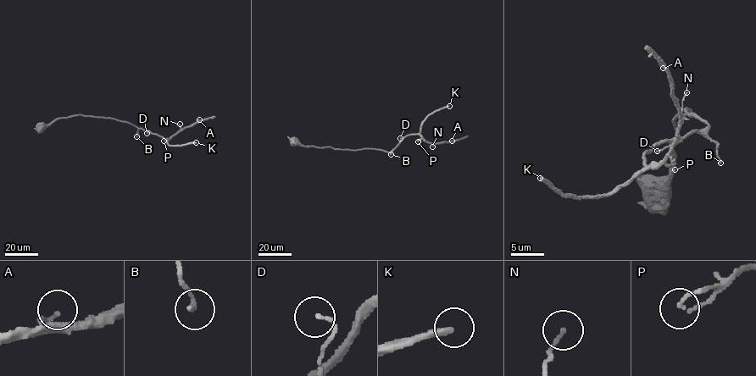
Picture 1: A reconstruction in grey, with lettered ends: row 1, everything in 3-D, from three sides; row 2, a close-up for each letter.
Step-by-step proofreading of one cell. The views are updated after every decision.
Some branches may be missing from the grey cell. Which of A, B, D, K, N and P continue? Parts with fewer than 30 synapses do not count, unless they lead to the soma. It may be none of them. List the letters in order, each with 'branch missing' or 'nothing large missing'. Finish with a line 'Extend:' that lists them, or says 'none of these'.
A: nothing large missing
B: nothing large missing
D: nothing large missing
K: branch missing
N: nothing large missing
P: nothing large missing
Extend: K

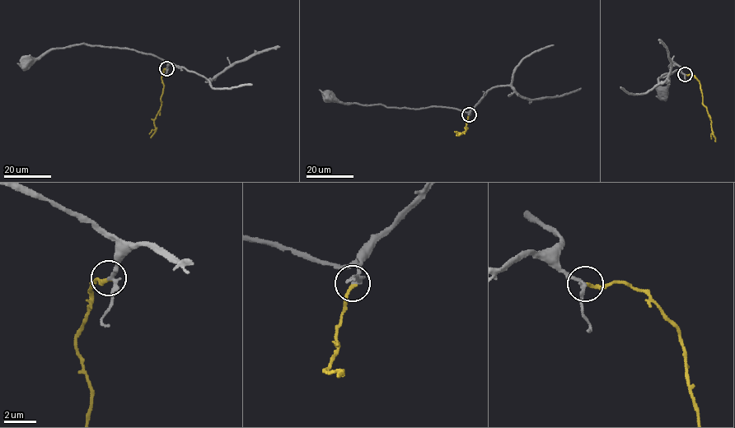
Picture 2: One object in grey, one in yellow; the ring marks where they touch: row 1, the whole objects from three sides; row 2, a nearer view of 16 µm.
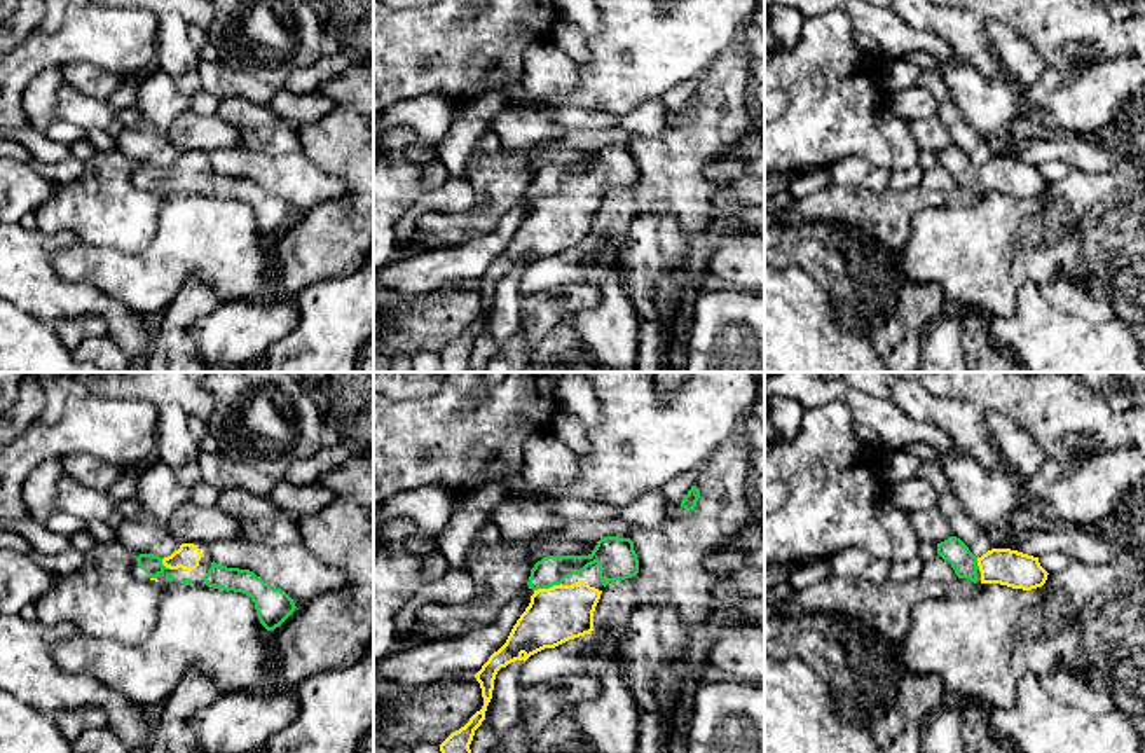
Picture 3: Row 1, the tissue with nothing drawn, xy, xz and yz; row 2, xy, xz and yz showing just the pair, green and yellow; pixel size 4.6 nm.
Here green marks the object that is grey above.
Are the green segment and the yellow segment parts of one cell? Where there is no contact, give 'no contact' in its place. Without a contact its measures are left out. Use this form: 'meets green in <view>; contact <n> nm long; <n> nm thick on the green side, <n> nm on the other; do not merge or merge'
meets green in xz; contact 130 nm long; 140 nm thick on the green side, 260 nm on the other; merge

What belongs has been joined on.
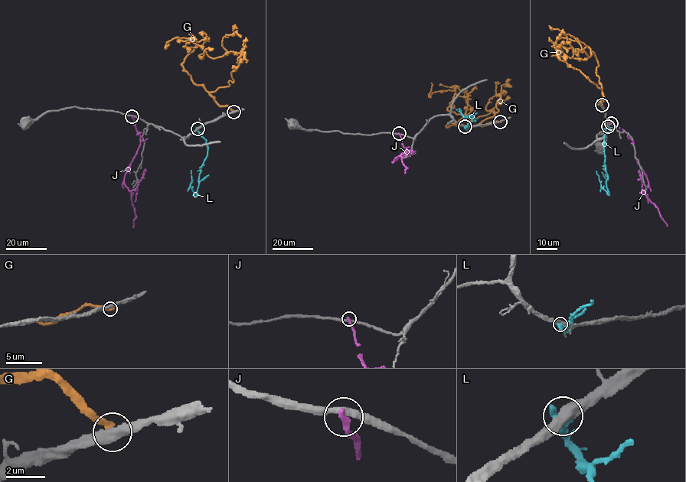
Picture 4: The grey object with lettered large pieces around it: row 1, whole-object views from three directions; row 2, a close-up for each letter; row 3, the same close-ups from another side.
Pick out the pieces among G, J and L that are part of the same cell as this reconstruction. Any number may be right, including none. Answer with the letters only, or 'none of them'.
none of them

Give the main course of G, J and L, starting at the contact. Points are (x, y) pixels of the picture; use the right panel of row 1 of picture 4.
G: (602, 105), (603, 96), (594, 53), (588, 47), (591, 55), (588, 56), (573, 36), (549, 25)
J: (612, 123), (625, 132), (632, 141), (635, 157), (648, 180), (645, 195), (657, 208), (667, 226)
L: (608, 126), (610, 130), (605, 135), (603, 145), (608, 193), (602, 187), (596, 170)

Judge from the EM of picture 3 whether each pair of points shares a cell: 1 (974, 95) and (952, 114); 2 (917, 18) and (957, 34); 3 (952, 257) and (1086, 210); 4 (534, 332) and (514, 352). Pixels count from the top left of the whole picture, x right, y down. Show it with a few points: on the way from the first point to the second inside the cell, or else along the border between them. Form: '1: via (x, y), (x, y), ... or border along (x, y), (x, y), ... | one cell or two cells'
1: border along (952, 102), (981, 137) | two cells
2: via (927, 18), (946, 23) | one cell
3: via (985, 231), (1002, 214), (1053, 201) | one cell
4: via (529, 336), (519, 346) | one cell

